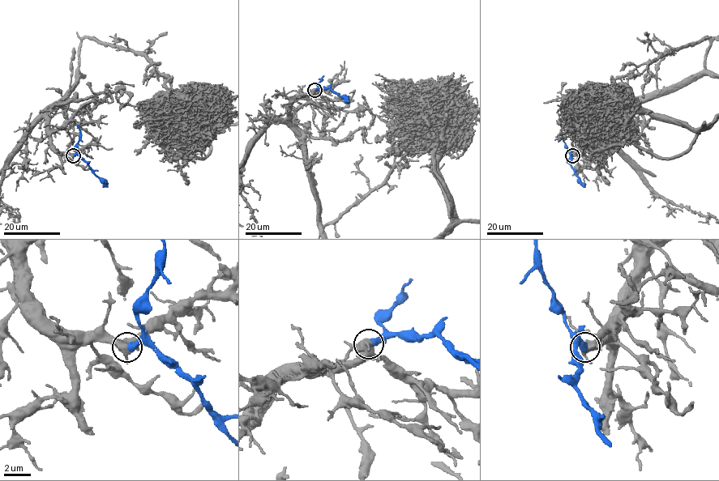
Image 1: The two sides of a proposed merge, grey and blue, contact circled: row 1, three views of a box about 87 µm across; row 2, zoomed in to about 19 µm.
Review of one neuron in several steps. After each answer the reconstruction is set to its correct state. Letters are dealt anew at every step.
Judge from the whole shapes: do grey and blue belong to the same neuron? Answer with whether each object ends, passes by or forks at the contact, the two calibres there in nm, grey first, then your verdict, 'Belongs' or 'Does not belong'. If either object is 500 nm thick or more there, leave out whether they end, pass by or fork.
Thickness 600 nm (grey) against 500 nm. Belongs

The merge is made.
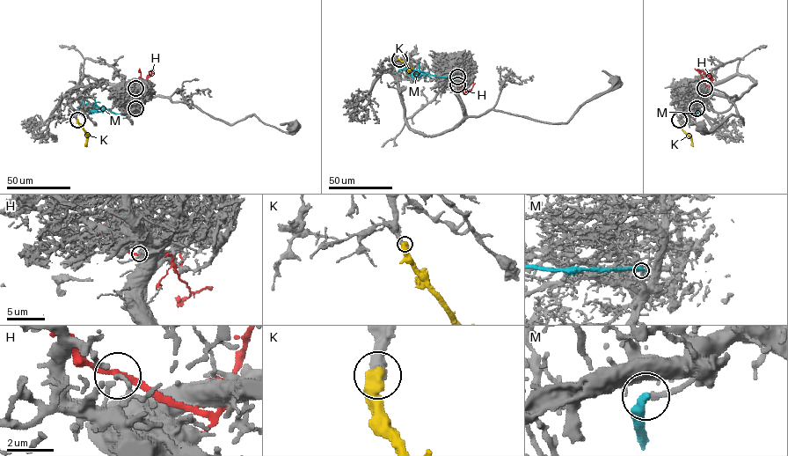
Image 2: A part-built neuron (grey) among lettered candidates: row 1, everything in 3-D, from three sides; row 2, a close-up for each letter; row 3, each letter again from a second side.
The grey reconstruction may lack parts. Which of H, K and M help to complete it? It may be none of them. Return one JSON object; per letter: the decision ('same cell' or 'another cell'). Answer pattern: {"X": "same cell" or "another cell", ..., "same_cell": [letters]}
{"H": "another cell", "K": "same cell", "M": "another cell", "same_cell": ["K"]}

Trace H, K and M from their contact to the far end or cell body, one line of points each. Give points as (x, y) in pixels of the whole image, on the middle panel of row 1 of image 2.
H: (456, 84), (470, 91), (475, 77)
K: (399, 59), (406, 63), (408, 73)
M: (457, 77), (438, 77), (403, 68), (431, 77)

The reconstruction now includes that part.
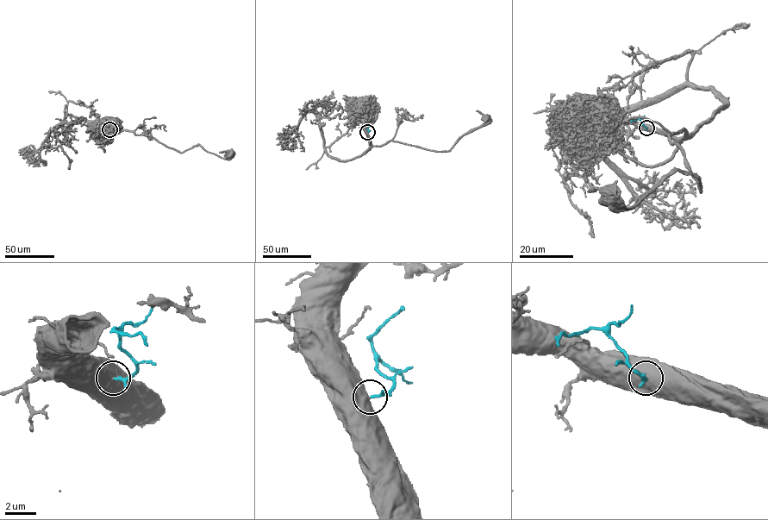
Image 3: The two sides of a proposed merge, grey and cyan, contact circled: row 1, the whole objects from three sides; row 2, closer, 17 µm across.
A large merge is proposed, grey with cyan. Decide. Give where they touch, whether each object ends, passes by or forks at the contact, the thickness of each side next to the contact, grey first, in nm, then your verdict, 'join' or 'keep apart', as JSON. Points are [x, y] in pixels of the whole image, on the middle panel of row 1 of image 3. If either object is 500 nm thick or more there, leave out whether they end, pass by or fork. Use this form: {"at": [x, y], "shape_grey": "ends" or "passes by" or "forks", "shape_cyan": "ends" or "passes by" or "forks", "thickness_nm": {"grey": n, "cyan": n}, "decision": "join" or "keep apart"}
{"at": [367, 132], "thickness_nm": {"grey": 700, "cyan": 200}, "decision": "join"}

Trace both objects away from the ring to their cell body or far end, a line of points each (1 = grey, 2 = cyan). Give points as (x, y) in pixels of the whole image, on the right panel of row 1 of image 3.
1: (647, 128), (684, 131), (671, 142), (700, 191), (696, 175), (674, 171), (635, 205), (615, 207), (608, 195)
2: (647, 128), (638, 119), (631, 122)

